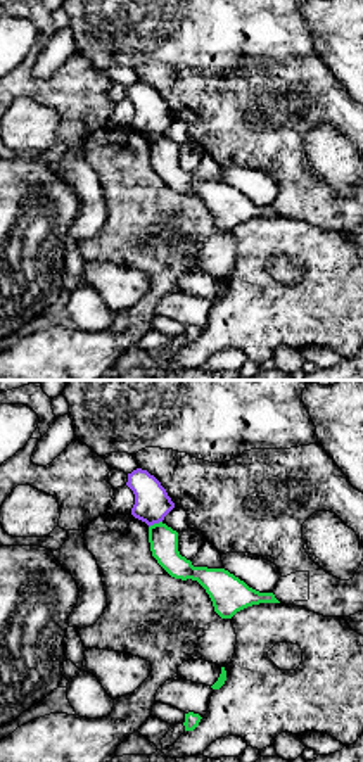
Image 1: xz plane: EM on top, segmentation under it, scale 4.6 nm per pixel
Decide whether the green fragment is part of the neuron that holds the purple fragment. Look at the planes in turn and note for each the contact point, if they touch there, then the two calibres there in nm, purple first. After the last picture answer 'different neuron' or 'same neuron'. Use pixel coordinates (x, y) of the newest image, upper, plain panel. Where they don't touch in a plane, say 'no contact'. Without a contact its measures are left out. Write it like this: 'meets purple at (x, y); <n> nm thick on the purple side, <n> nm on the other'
meets purple at (154, 135); 160 nm thick on the purple side, 130 nm on the other

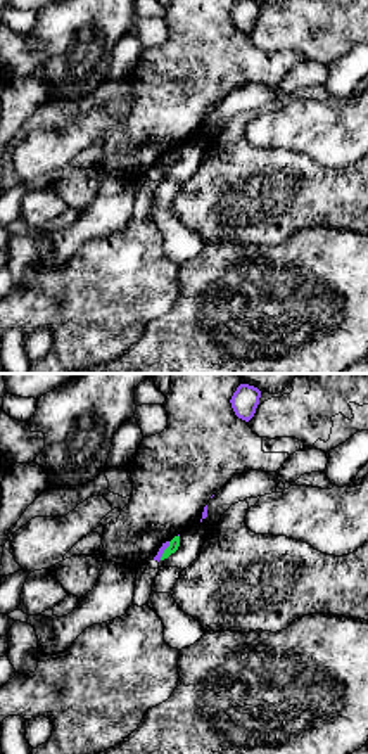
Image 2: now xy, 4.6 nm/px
meets purple at (164, 161); 30 nm thick on the purple side, 50 nm on the other

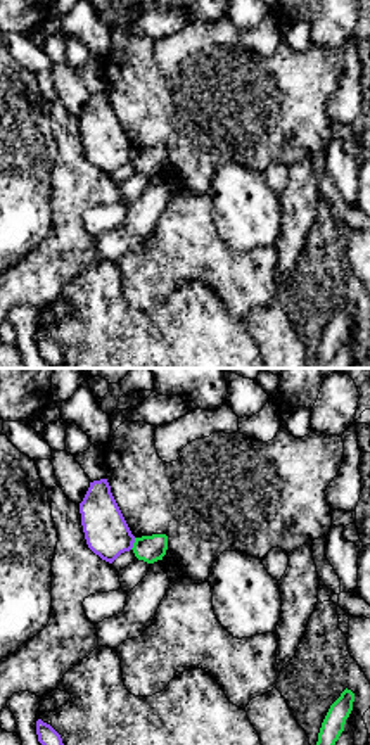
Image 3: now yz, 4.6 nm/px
meets purple at (133, 154); 200 nm thick on the purple side, 130 nm on the other

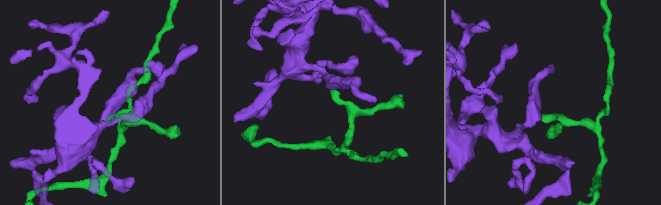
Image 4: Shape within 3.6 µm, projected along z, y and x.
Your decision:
different neuron

